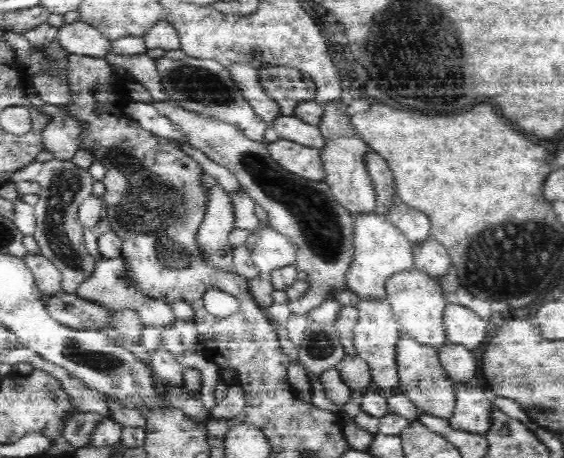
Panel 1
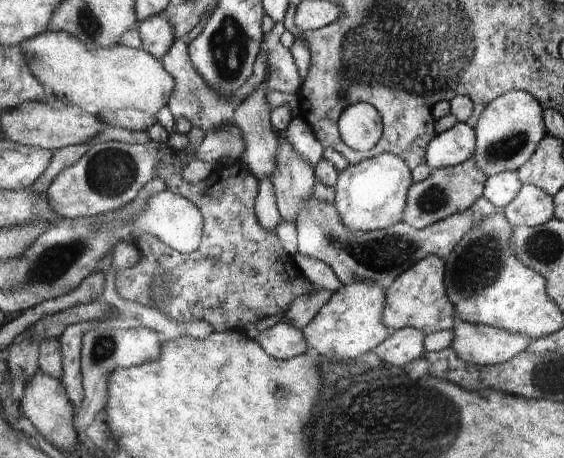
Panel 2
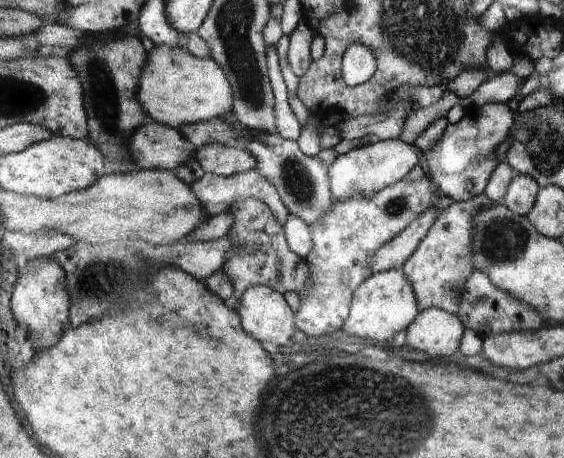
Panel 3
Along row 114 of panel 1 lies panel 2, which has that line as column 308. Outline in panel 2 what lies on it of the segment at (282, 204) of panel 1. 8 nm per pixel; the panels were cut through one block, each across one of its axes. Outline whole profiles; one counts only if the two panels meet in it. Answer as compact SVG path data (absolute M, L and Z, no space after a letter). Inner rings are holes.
M280 134L280 146L276 152L276 170L270 176L276 207L286 222L296 221L298 212L306 200L312 198L315 188L315 168L310 166L298 152L292 150L286 134Z

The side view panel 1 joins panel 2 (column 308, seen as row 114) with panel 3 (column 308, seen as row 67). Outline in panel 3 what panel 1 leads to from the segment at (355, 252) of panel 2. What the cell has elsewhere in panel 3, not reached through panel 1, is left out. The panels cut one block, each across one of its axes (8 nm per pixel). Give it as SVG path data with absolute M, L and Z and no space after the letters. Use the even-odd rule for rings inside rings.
M249 131L246 136L238 138L236 145L247 148L256 158L256 170L276 187L279 198L292 216L312 226L320 220L322 214L332 210L335 200L330 192L328 168L338 155L334 149L321 150L316 156L309 157L293 140L278 134L268 135L256 131Z

